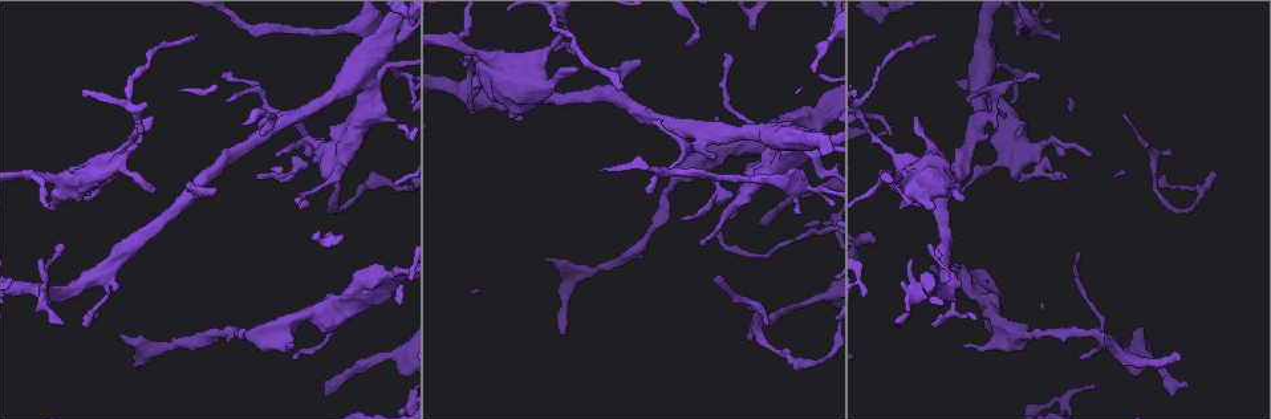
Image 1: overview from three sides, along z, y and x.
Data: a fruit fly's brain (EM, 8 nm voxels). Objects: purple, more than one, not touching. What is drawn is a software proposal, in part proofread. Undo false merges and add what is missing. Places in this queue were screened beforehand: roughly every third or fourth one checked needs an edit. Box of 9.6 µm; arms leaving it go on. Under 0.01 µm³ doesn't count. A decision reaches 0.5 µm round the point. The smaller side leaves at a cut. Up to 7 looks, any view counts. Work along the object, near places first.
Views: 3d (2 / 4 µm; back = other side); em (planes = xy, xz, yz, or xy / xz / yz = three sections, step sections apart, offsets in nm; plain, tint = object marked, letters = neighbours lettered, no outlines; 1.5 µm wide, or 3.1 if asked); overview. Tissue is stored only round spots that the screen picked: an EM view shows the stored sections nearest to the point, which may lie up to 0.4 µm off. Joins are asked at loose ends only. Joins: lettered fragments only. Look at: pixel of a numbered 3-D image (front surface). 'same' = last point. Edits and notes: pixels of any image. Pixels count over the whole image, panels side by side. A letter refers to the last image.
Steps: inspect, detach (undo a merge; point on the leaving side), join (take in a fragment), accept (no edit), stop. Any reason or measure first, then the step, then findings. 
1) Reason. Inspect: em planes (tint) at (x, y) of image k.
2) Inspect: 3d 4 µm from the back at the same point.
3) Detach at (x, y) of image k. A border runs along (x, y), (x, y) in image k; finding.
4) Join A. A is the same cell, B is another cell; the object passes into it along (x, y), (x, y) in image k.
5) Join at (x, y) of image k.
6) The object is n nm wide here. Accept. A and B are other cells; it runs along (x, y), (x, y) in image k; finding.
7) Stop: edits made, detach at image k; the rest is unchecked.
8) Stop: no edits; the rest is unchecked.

Free end. Inspect: 3d 2 µm at (1124, 115) of image 1.

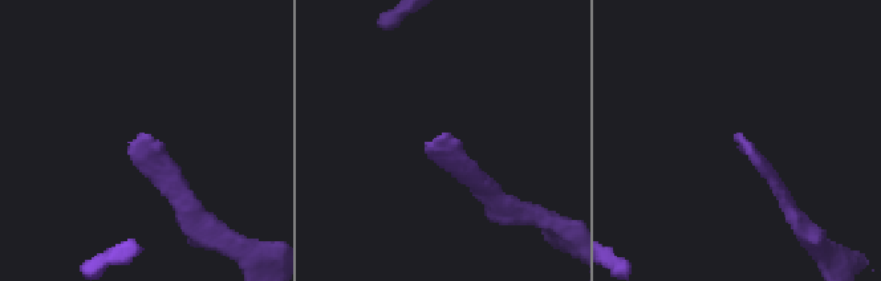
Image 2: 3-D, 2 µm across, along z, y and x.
Need the tissue. Inspect: em planes (plain) at (137, 135) of image 2.

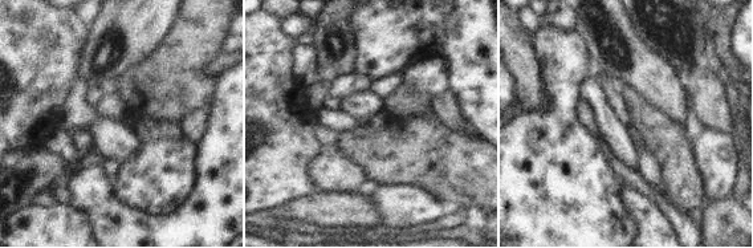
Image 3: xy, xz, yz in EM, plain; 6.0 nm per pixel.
What lies round it. Inspect: em planes (letters) at the same point.

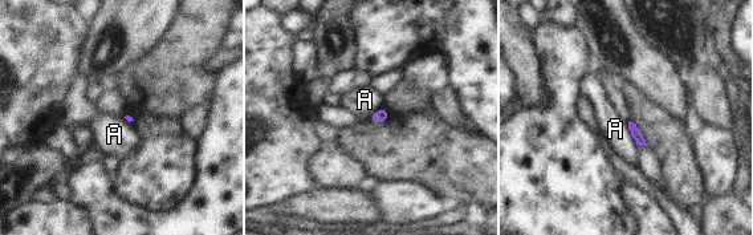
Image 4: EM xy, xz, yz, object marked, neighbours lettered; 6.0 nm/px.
Accept. A is another cell; a border runs along (627, 122), (630, 136), (637, 144) in image 4; none of them fits.

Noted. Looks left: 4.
Thin end. Inspect: em xy step 8 (tint) at (256, 177) of image 1.

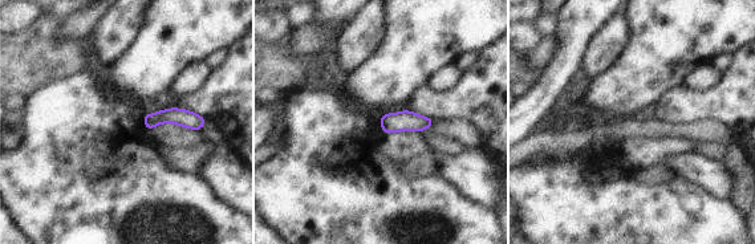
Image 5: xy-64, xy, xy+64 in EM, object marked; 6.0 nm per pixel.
Another direction. Inspect: em planes (letters) at the same point.

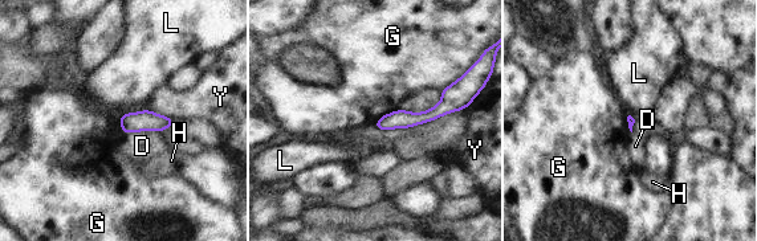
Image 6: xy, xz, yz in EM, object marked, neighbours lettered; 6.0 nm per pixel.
Accept. D, G, H, L and Y are other cells; a border runs along (399, 109), (383, 114), (374, 123) in image 6; no lettered fragment goes on from it.

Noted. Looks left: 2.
Narrows sharply. Inspect: em planes (letters) at (703, 157) of image 1.

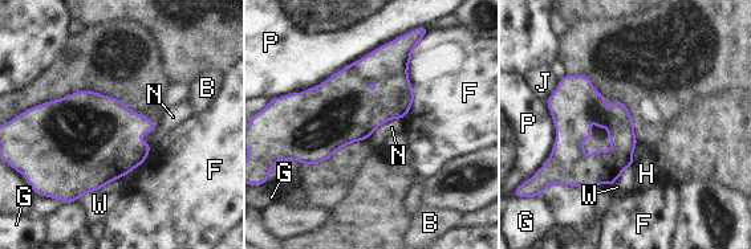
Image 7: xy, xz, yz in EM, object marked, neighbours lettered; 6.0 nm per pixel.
Accept. B, F, G, H, J, N, P and W are other cells; one neuron here.

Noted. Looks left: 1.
Stop: no edits; the rest is unchecked.

